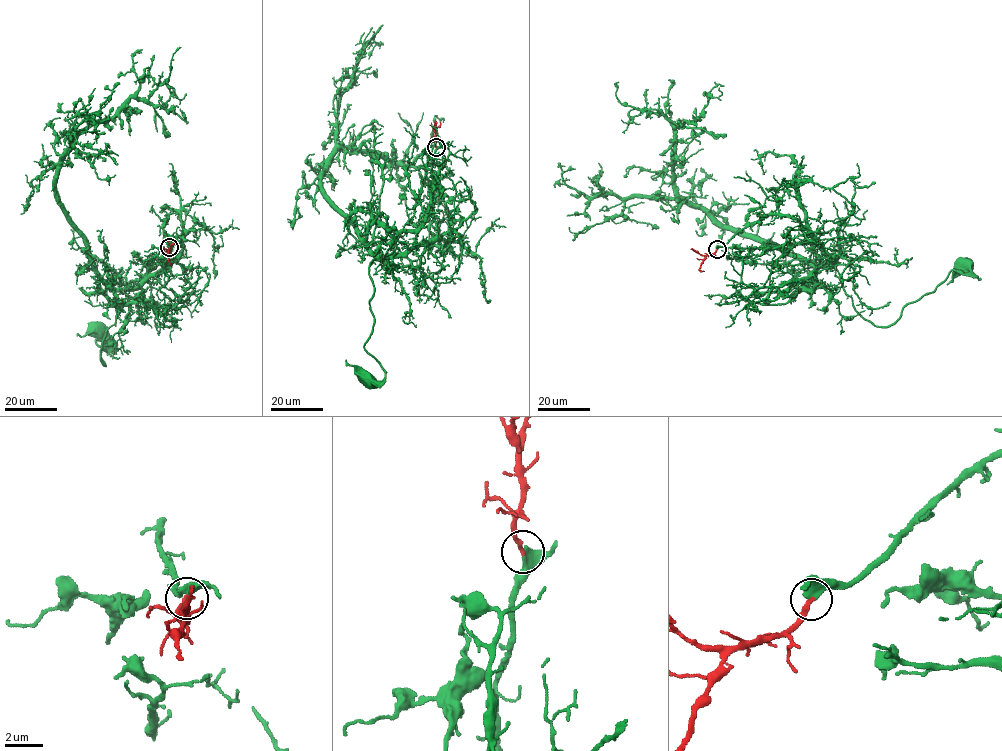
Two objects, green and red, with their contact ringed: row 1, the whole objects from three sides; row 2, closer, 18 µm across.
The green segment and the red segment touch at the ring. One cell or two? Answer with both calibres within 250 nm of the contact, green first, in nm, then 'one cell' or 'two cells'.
400/260 nm | one cell

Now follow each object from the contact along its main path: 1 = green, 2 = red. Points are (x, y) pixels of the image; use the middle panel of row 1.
1: (435, 147), (432, 185), (446, 208), (448, 230), (371, 261), (374, 326), (364, 348), (385, 376), (369, 377)
2: (435, 146), (436, 125)

